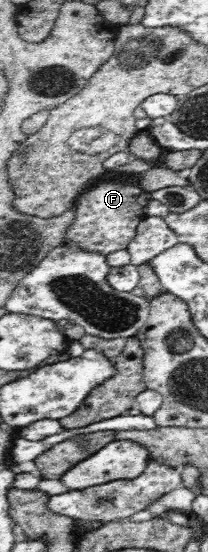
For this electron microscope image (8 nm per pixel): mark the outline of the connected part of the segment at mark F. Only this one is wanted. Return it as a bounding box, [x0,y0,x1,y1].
[64,172,152,257]

